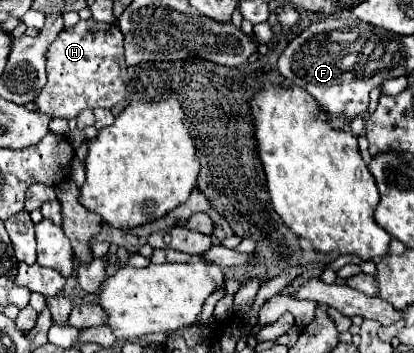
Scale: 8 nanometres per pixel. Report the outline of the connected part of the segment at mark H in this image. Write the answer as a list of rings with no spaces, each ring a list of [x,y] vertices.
[[[94,19],[80,21],[64,29],[46,51],[48,83],[36,99],[38,111],[50,117],[72,119],[84,109],[112,109],[126,97],[126,63],[124,63],[124,35],[118,25],[98,23]]]

